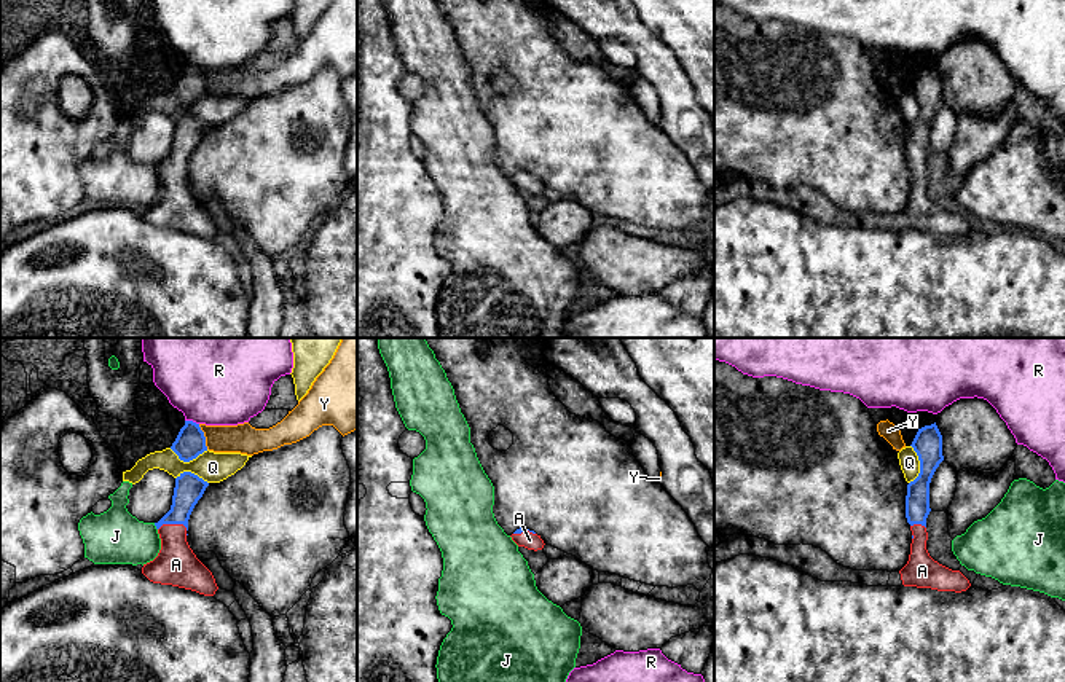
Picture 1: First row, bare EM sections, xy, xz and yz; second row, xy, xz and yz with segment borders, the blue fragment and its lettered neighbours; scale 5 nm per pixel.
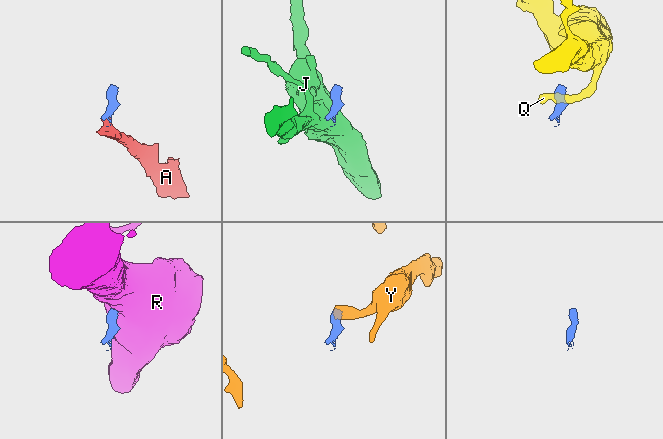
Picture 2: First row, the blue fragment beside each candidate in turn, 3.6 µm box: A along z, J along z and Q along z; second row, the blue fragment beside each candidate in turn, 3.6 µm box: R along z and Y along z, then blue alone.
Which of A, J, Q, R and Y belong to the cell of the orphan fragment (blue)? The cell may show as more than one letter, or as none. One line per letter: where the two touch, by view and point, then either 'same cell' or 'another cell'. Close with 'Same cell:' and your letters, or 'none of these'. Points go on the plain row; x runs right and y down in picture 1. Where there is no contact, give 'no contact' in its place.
A: xy (172, 166) | same cell
J: xy (155, 168) | another cell
Q: xy (188, 104) | another cell
R: xy (192, 64) | another cell
Y: xy (204, 80) | another cell
Same cell: A

